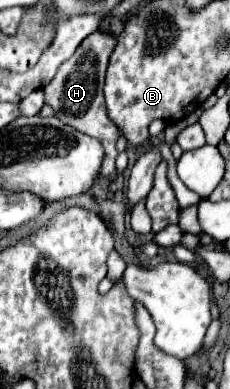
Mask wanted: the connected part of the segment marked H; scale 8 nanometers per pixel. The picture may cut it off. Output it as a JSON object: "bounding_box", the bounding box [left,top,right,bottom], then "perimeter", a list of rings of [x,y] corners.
{"bounding_box":[42,31,120,179],"perimeter":[[[100,31],[88,35],[80,43],[76,53],[58,67],[58,73],[54,75],[54,79],[42,89],[46,95],[46,103],[58,111],[60,121],[64,121],[66,125],[70,125],[90,137],[96,137],[104,145],[106,157],[104,157],[104,165],[102,165],[102,177],[106,177],[106,179],[114,179],[114,175],[116,175],[116,167],[114,167],[114,161],[118,155],[116,141],[120,137],[120,129],[106,115],[106,103],[104,103],[104,95],[102,95],[108,57],[114,47],[116,47],[116,39],[110,35],[104,35]]]}

